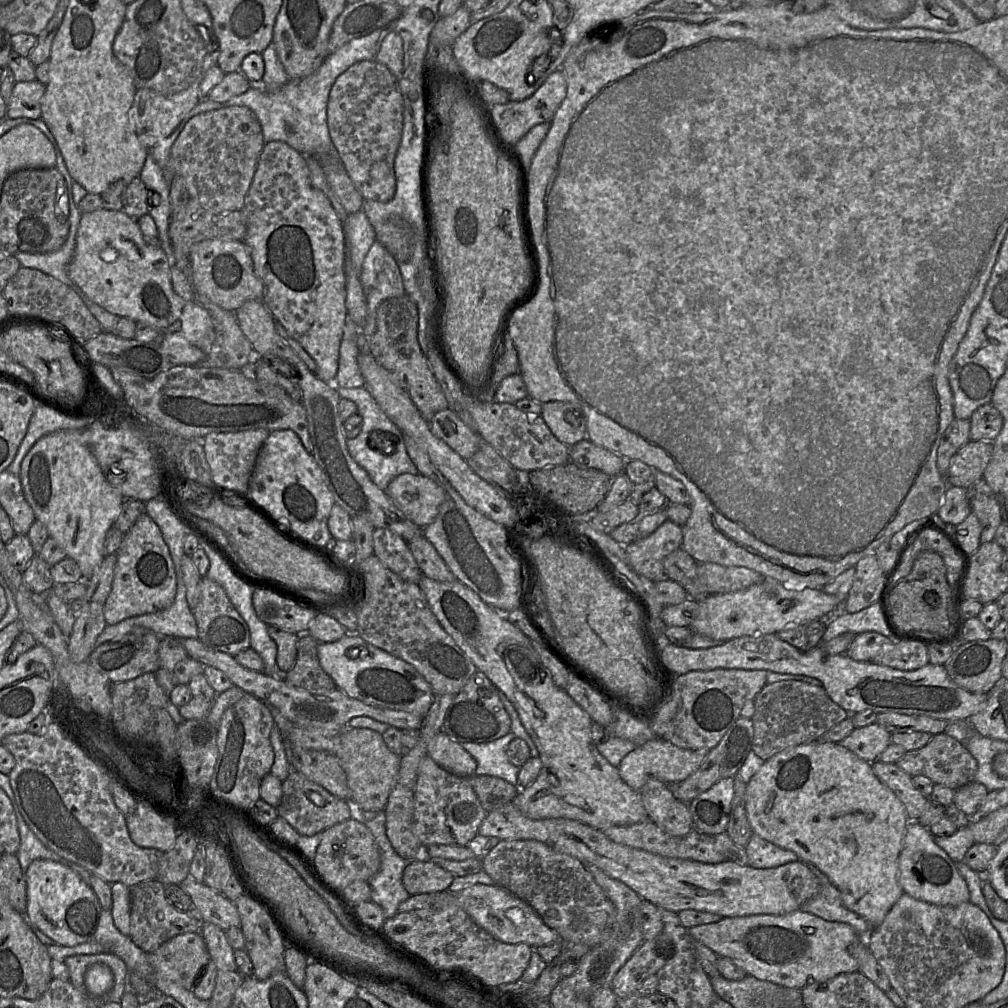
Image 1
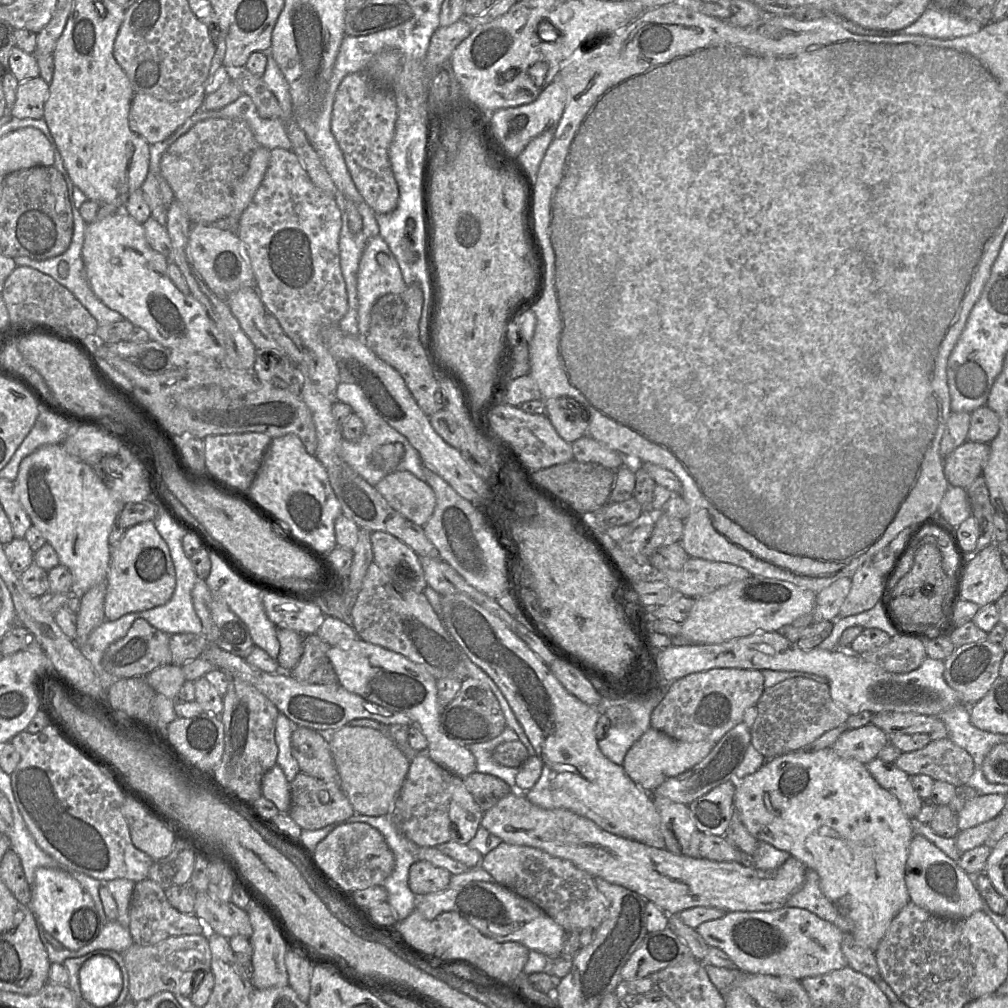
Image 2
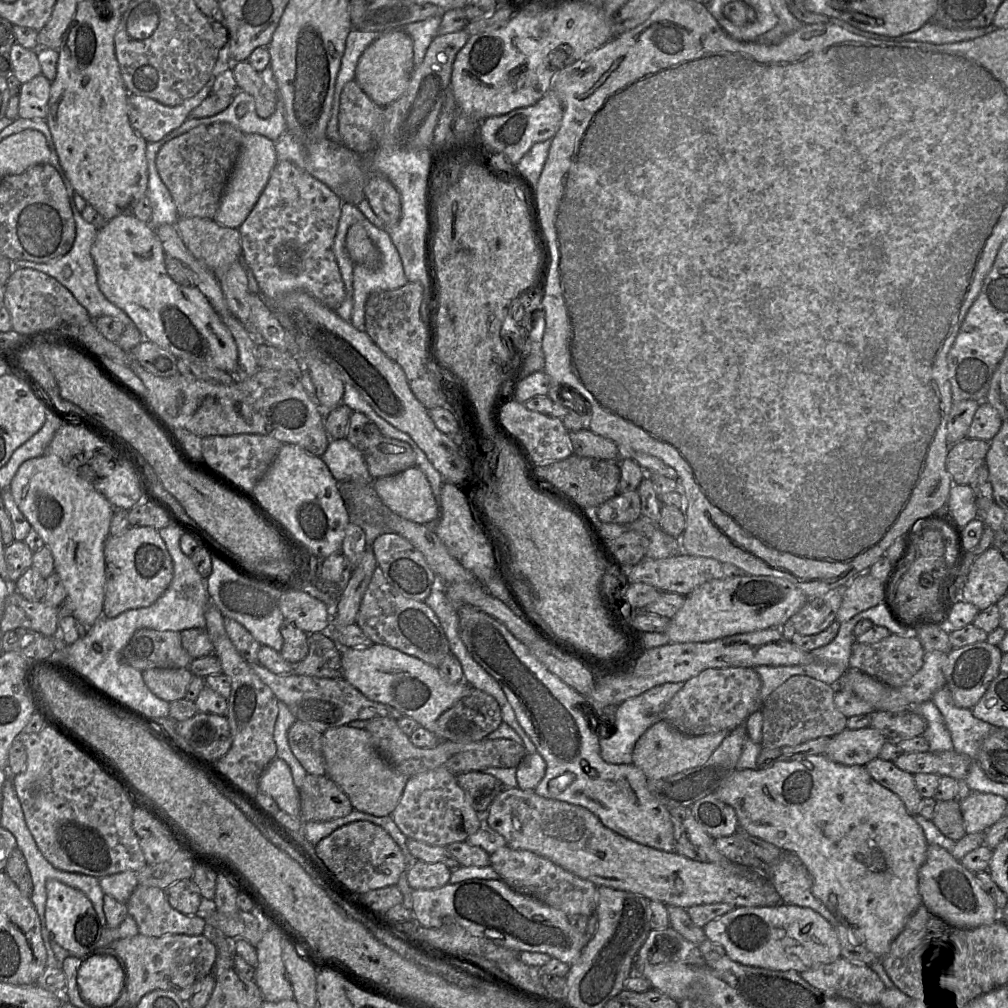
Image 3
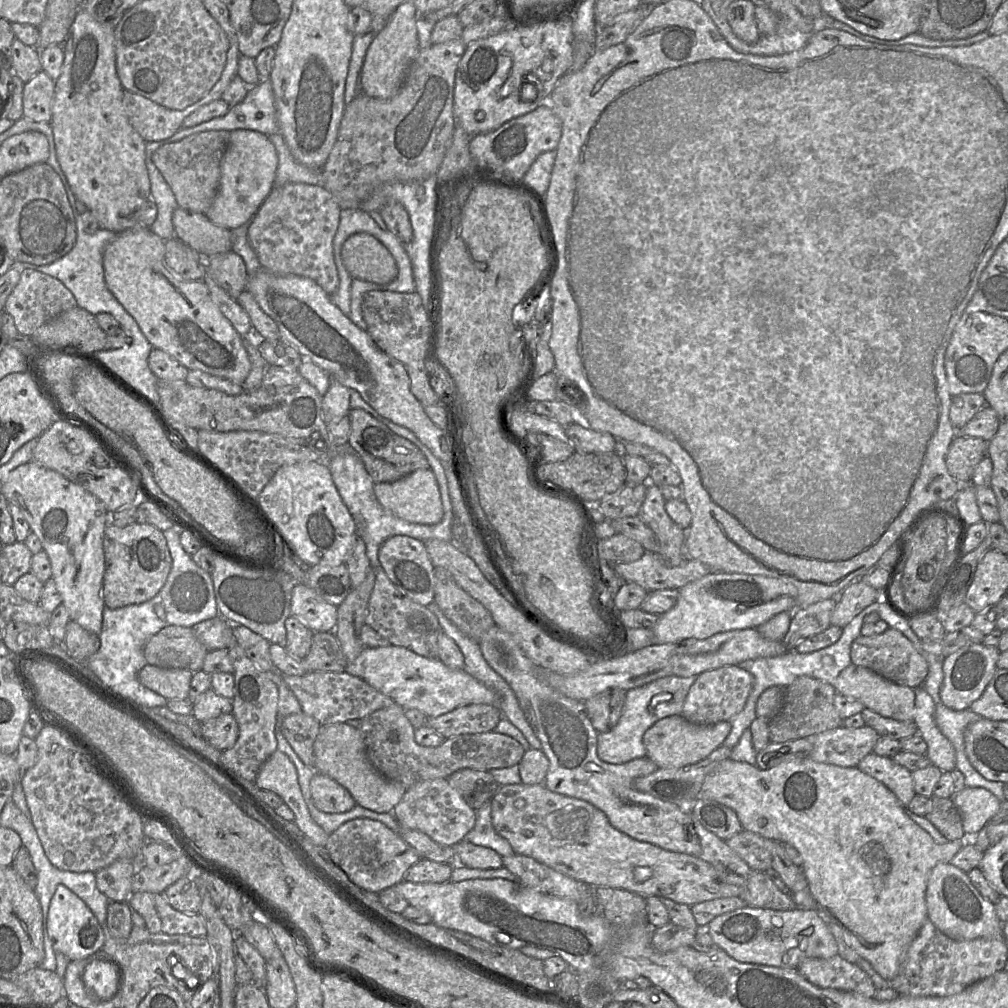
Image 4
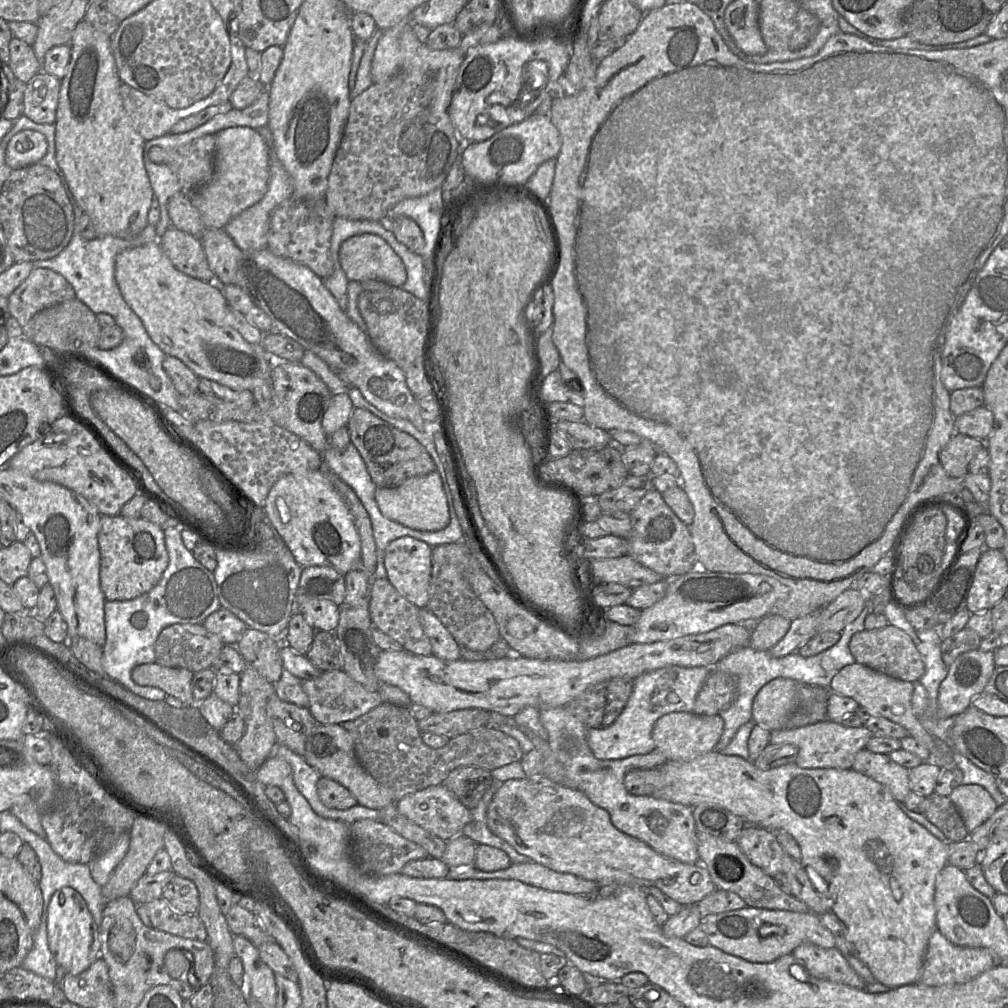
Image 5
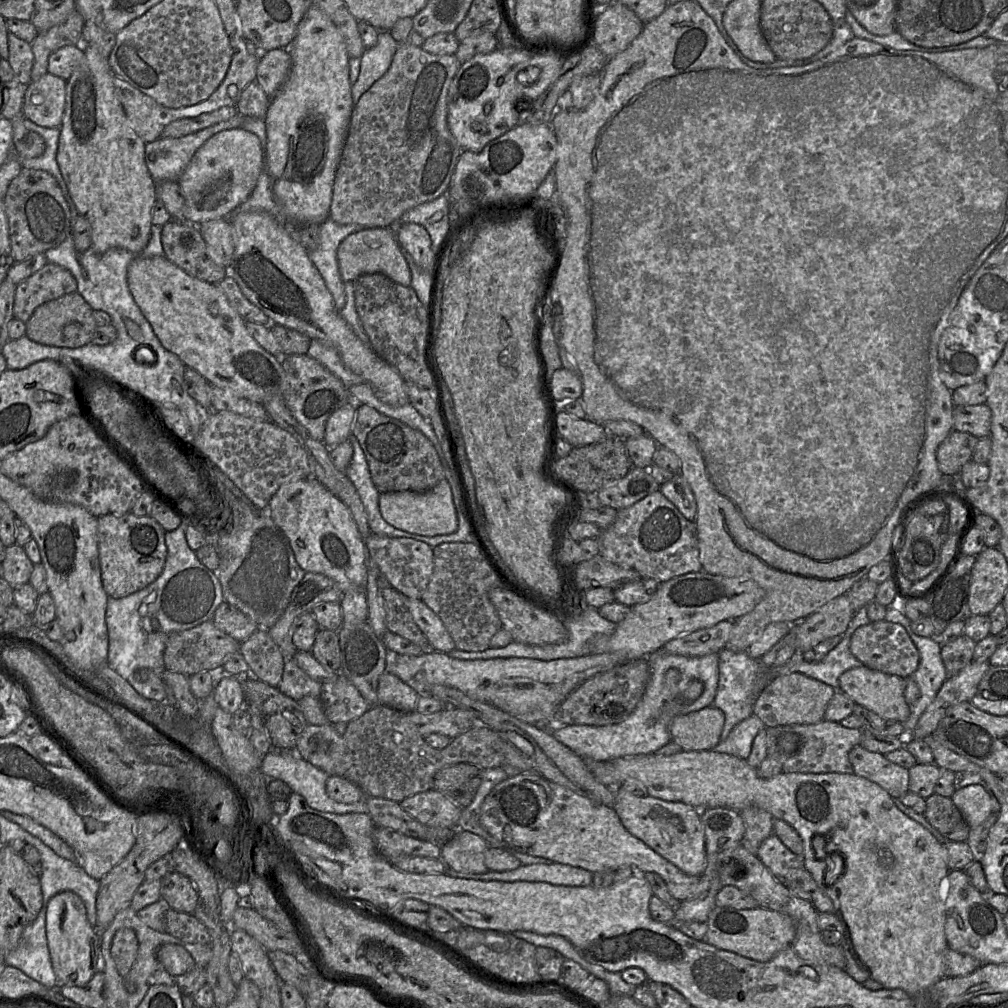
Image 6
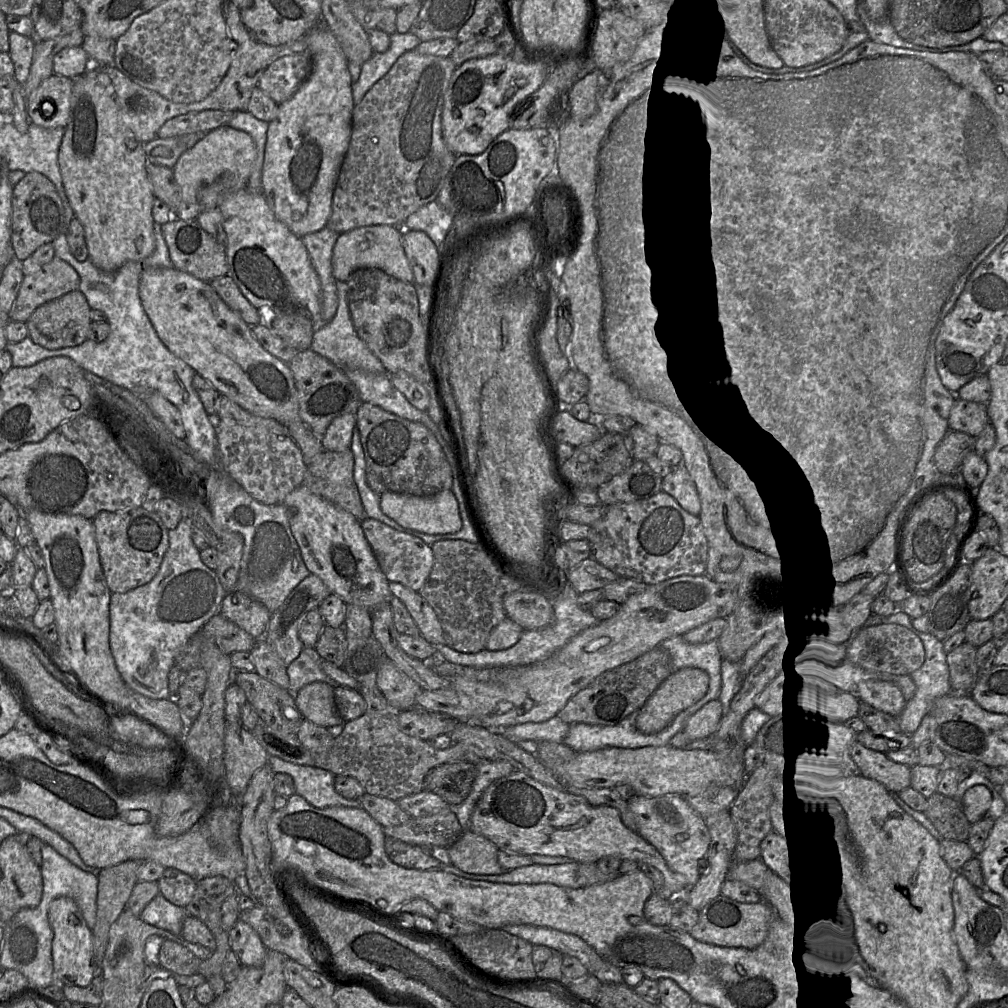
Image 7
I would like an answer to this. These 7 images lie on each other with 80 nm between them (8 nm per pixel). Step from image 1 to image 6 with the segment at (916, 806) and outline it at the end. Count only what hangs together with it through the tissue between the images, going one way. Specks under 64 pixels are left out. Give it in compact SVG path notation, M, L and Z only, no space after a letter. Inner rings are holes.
M857 745L849 752L853 773L878 784L893 798L900 799L909 791L908 769L889 761L884 755Z

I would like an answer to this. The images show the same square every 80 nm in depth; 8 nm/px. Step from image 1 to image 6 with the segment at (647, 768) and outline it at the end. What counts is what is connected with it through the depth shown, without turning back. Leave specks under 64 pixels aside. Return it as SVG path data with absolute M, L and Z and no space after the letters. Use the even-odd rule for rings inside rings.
M714 705L679 715L669 724L671 740L683 751L710 751L720 742L724 723L724 713Z

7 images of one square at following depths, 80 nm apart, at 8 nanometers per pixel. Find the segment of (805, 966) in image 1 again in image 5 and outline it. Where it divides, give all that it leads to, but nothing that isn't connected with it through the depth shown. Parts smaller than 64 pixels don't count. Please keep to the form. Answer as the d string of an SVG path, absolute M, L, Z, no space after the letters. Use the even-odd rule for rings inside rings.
M747 906L739 910L709 914L702 919L701 926L710 945L753 963L774 962L792 954L803 943L812 943L825 949L837 947L833 933L823 925L820 916L811 911L792 912Z

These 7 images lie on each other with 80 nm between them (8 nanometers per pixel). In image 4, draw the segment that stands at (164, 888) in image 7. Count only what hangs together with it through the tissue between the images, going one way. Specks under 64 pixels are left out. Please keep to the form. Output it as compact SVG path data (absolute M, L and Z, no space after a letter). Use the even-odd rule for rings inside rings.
M187 874L179 878L168 886L162 894L175 910L187 914L198 914L201 896L195 874Z

